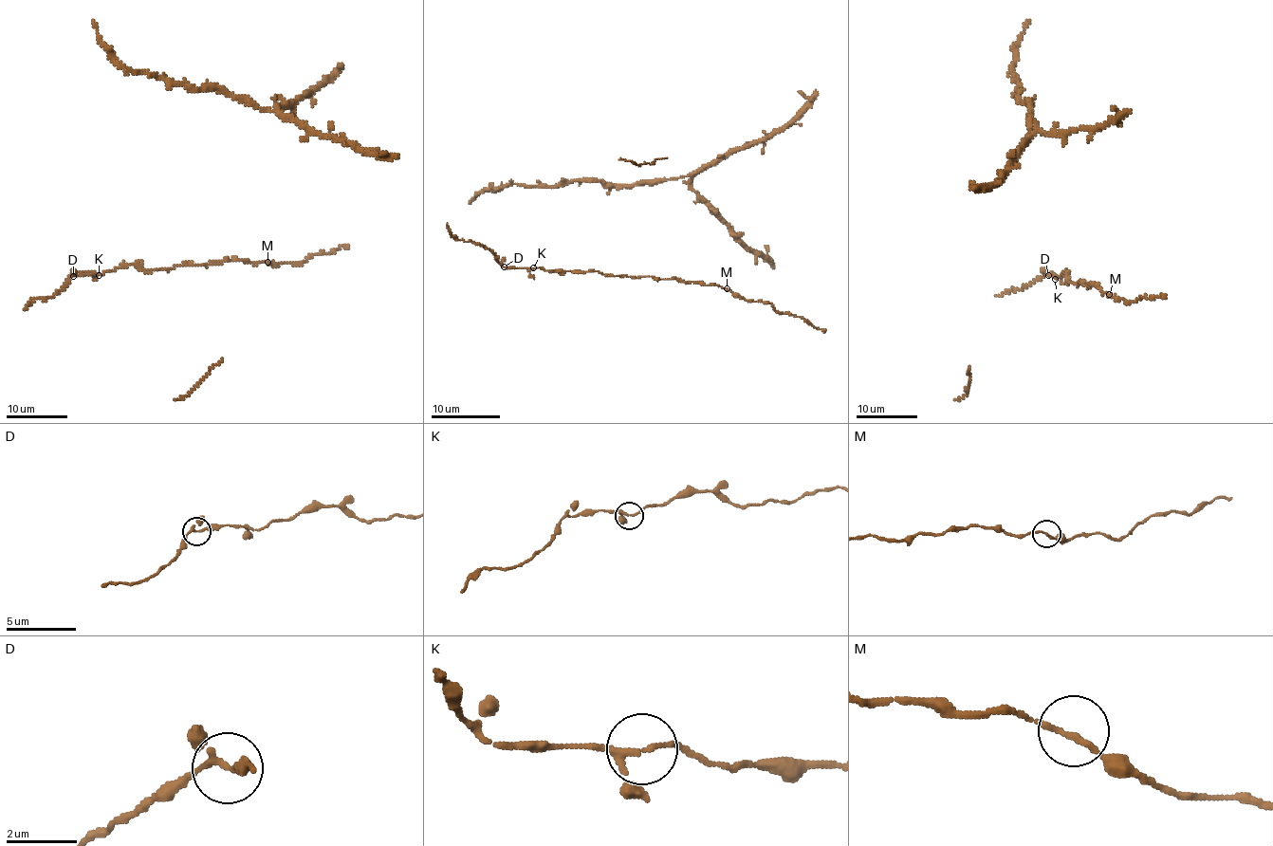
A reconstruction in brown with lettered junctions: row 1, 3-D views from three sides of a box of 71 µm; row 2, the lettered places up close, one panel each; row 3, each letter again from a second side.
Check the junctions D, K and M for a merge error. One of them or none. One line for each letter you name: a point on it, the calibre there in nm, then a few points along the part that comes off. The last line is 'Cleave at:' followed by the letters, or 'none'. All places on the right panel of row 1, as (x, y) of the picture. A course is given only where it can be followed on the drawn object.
Cleave at: none

